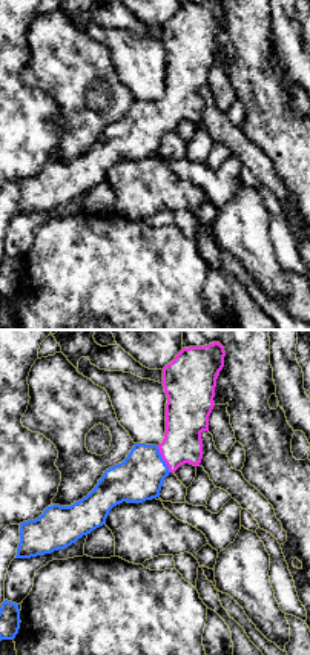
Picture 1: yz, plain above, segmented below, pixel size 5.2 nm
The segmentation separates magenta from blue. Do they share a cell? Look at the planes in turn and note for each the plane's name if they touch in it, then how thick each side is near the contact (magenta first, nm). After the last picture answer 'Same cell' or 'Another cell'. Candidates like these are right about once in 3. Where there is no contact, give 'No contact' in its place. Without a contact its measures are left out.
Touches magenta in yz. Thickness 220 nm (magenta) against 240 nm

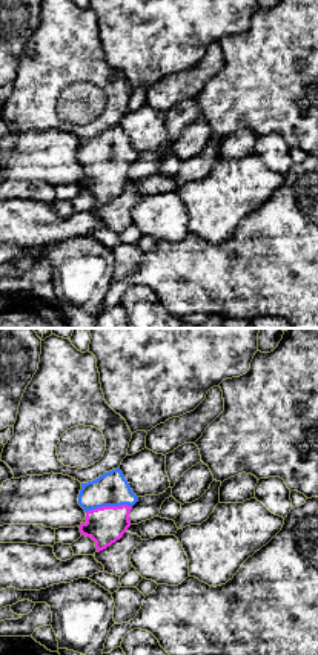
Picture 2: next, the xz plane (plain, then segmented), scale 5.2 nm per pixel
Touches magenta in xz. Thickness 200 nm (magenta) against 180 nm

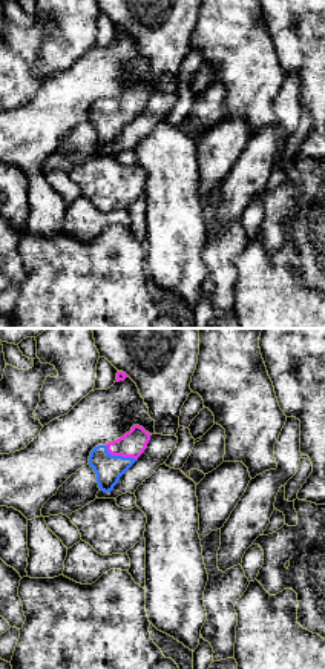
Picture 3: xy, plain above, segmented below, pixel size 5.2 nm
Touches magenta in xy. Thickness 140 nm (magenta) against 150 nm

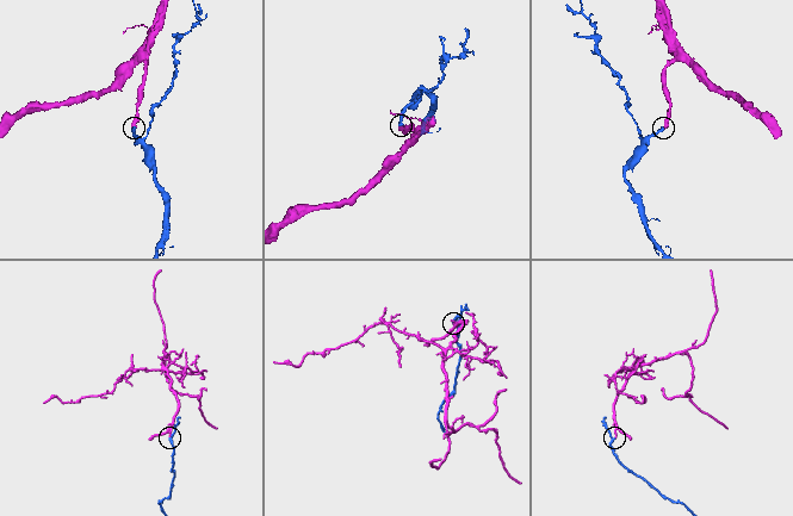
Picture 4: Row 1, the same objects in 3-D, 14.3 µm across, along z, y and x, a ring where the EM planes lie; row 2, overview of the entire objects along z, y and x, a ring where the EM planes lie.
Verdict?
Same cell

